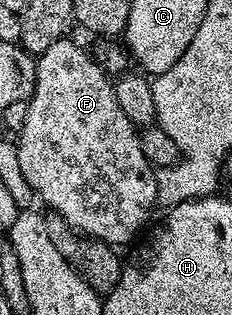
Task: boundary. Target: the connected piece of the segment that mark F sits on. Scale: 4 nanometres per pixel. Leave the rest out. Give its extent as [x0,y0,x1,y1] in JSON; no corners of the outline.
[16,37,158,245]

